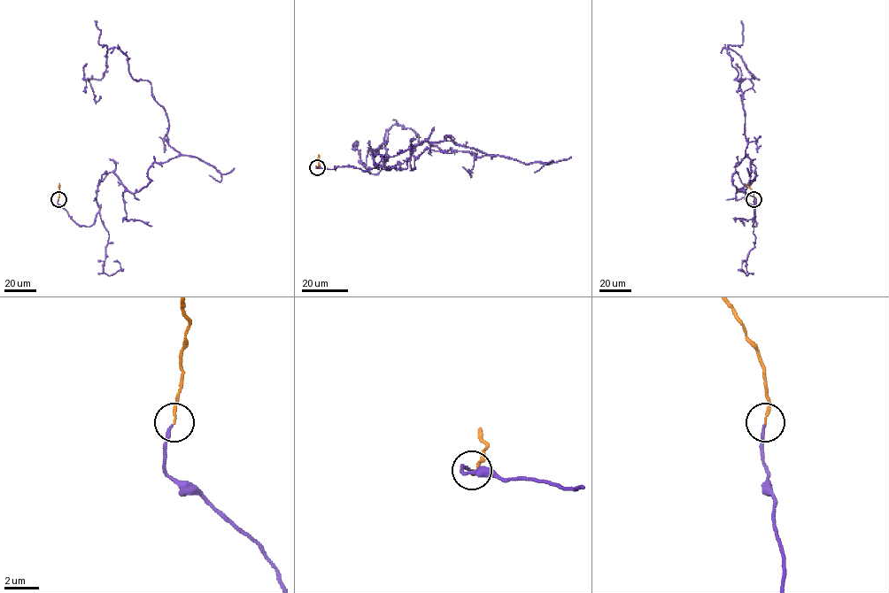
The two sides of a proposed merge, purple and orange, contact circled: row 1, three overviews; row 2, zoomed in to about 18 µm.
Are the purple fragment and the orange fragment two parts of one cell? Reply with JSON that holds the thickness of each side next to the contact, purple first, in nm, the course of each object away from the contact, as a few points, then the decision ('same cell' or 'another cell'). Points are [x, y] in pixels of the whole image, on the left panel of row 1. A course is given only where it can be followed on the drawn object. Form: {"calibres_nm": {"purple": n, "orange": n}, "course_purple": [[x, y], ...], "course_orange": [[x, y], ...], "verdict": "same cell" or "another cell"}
{"calibres_nm": {"purple": 170, "orange": 130}, "course_purple": [[58, 199], [88, 227], [108, 173], [135, 193], [180, 155], [115, 47], [89, 80], [100, 96]], "course_orange": [[58, 199], [58, 183]], "verdict": "same cell"}

